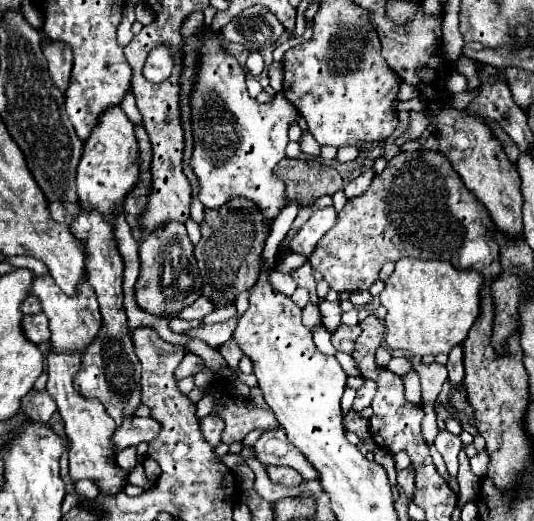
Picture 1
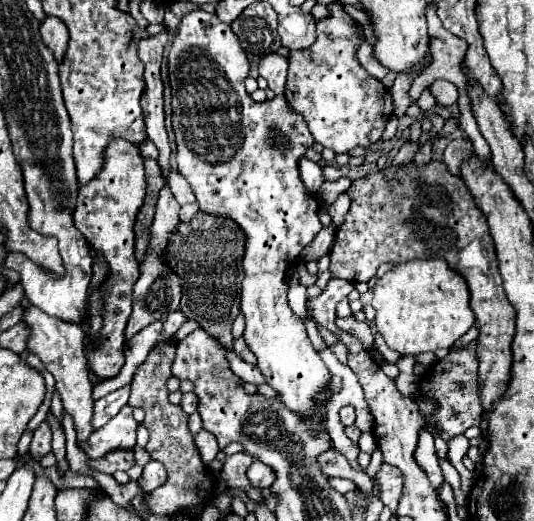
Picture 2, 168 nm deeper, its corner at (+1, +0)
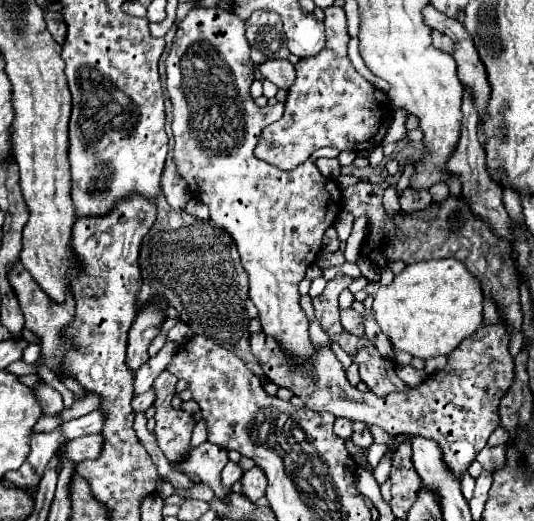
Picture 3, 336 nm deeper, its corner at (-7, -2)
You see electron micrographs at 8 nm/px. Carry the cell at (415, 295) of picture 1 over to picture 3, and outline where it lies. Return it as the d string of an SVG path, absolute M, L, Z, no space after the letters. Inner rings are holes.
M430 259L406 265L400 275L374 295L374 319L392 345L414 357L428 359L452 353L482 325L482 289L458 259Z

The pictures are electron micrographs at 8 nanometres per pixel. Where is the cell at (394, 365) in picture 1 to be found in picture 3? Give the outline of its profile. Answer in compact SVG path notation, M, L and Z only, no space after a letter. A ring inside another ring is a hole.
M412 365L406 367L398 367L398 377L408 385L408 387L416 387L422 379L424 379L424 371L414 369Z

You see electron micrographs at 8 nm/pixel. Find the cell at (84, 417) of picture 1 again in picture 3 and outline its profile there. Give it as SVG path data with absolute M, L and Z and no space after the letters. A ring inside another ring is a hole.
M20 263L14 265L14 269L10 271L8 279L10 279L10 283L12 283L12 287L14 287L16 295L18 295L22 313L24 313L24 317L26 317L26 329L30 329L30 331L38 337L38 341L40 341L38 345L42 347L40 359L38 359L36 363L26 365L24 361L14 361L14 363L10 363L8 371L14 373L14 375L28 375L28 373L38 373L40 365L44 365L44 367L48 367L76 397L86 397L88 391L76 381L76 377L64 373L64 355L66 355L70 349L76 347L76 343L66 335L66 327L74 321L74 297L72 297L72 293L70 293L70 299L66 299L64 305L58 305L58 303L50 301L48 295L46 295L44 291L40 291L40 287L34 283L34 279L30 277L30 273L28 273Z

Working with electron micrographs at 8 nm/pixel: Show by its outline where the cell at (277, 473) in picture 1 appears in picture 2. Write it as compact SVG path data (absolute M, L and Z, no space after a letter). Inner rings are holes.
M254 461L254 463L248 467L246 475L248 475L250 483L252 483L254 487L260 487L260 489L270 487L270 485L274 483L274 477L276 477L274 471L272 471L268 465L260 463L260 461Z

